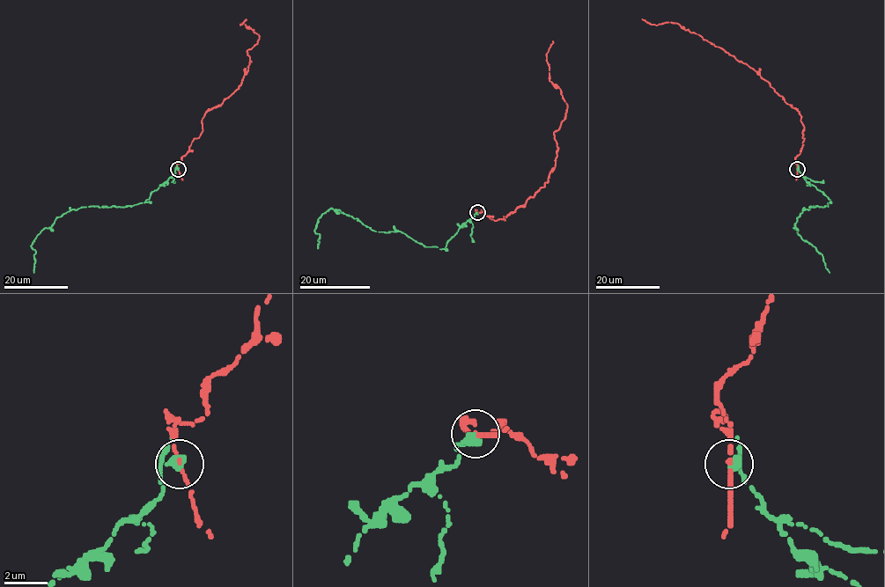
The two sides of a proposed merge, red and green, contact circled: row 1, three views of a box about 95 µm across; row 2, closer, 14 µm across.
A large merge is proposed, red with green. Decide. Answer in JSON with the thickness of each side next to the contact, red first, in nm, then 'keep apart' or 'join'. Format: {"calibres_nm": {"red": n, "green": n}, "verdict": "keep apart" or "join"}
{"calibres_nm": {"red": 280, "green": 320}, "verdict": "join"}

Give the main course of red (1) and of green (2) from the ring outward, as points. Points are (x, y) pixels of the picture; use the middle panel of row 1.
1: (477, 212), (505, 220), (548, 181), (555, 166), (554, 132), (567, 106), (549, 80), (553, 40)
2: (477, 212), (439, 248), (425, 246), (399, 231), (378, 231), (328, 209), (318, 218), (317, 248)

